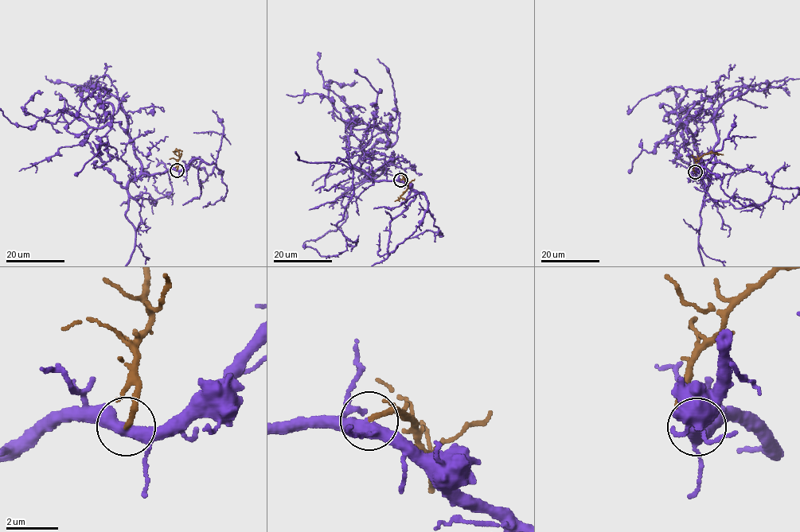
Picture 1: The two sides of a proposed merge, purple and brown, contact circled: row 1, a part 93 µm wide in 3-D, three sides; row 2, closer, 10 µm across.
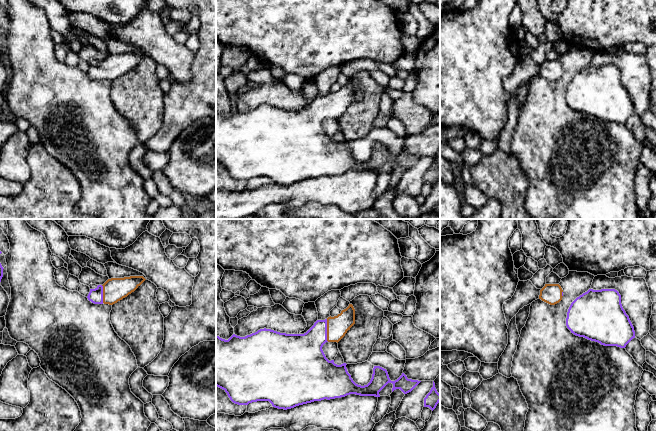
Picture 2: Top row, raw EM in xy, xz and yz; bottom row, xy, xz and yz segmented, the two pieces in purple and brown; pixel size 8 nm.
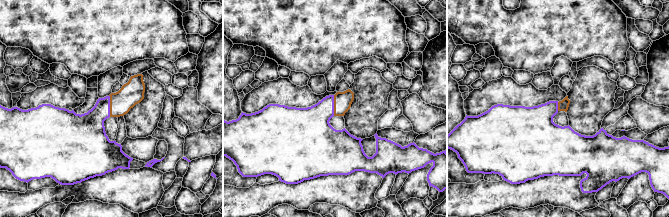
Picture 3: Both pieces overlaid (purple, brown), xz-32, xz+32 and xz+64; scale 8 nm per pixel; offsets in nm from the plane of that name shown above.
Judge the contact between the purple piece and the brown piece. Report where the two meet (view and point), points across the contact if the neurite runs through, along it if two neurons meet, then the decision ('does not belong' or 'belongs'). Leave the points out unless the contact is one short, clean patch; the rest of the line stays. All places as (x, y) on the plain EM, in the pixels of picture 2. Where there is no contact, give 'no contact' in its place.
contact xz (326, 106); belongs

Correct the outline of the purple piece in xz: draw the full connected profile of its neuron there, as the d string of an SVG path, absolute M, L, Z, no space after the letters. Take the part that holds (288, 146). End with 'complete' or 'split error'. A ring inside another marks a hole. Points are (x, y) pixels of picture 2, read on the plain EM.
M349 80L337 92L317 96L304 110L286 110L264 104L245 113L233 110L228 116L216 111L216 162L223 165L235 180L248 181L257 177L269 177L273 183L284 186L314 177L341 174L350 170L380 173L379 168L388 159L393 160L392 168L396 165L400 165L404 170L411 168L421 157L408 155L404 149L397 156L391 157L386 145L374 142L370 158L361 162L351 154L346 139L337 141L334 136L329 137L326 134L322 126L323 121L326 118L338 119L354 100L355 85L352 80Z | split error

